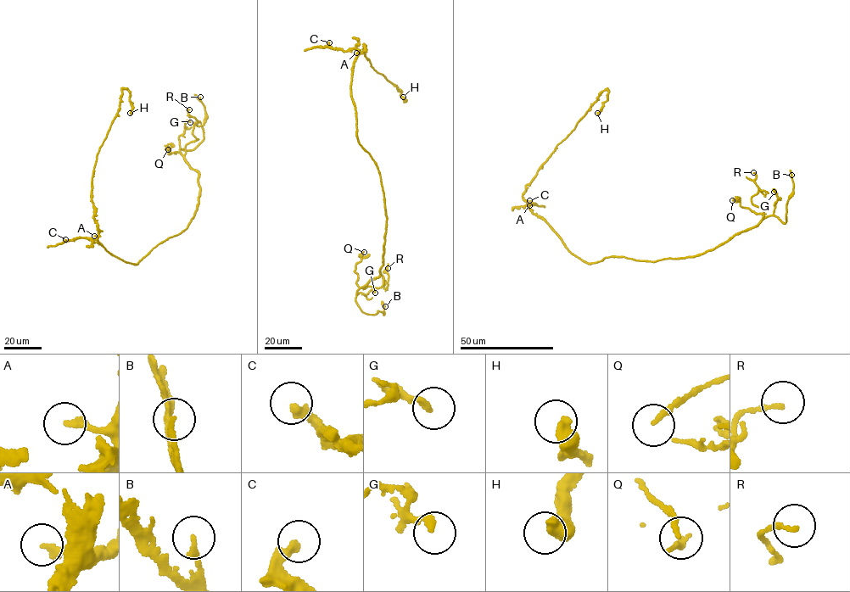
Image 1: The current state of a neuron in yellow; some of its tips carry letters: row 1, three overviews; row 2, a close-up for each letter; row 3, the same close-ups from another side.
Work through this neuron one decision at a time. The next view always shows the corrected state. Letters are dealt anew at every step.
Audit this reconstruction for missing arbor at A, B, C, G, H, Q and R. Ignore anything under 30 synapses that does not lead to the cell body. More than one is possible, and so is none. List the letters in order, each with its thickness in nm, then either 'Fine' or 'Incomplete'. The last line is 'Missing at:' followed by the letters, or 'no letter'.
A: Thickness 280 nm. Fine
B: Thickness 180 nm. Fine
C: Thickness 340 nm. Fine
G: Thickness 220 nm. Fine
H: Thickness 500 nm. Fine
Q: Thickness 140 nm. Fine
R: Thickness 180 nm. Fine
Missing at: no letter

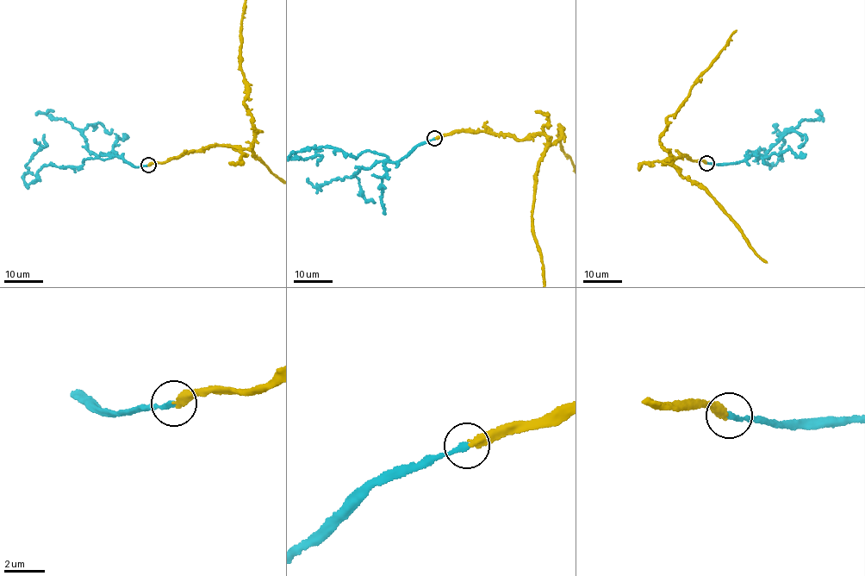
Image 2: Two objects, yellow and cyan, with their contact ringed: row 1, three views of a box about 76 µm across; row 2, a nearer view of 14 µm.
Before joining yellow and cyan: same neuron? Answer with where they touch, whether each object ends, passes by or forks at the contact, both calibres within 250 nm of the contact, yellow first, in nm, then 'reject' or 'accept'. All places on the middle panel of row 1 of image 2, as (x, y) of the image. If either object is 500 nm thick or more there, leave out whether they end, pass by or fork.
(434, 138) | yellow ends | cyan ends | 340/260 nm | accept

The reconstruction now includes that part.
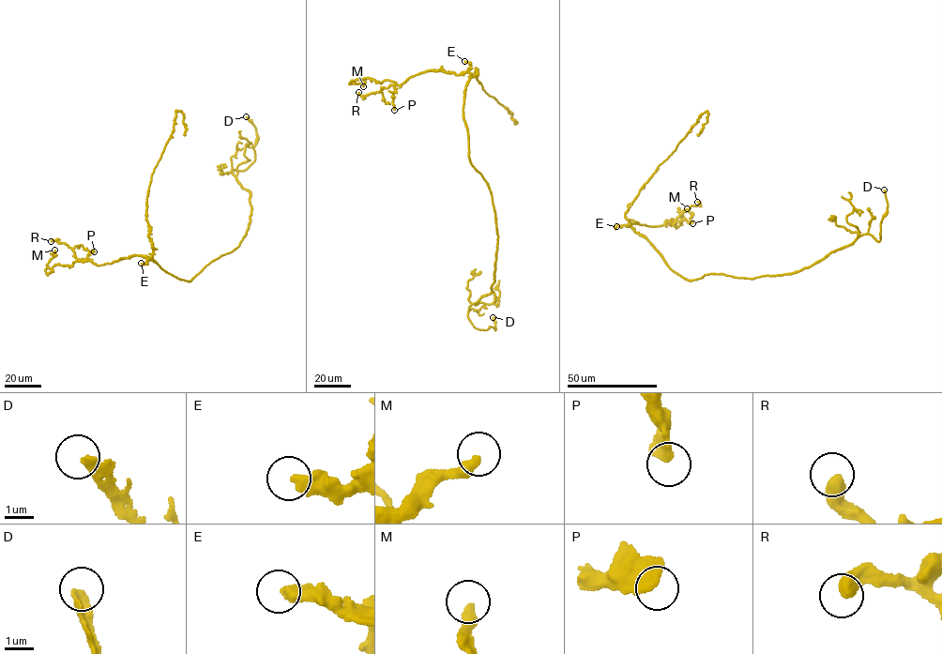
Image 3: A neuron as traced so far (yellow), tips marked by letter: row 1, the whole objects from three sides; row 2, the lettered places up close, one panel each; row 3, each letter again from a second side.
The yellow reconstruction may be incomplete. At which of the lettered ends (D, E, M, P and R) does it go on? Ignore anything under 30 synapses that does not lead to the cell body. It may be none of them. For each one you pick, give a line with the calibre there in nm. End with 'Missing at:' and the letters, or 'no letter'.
D: Thickness 320 nm
Missing at: D

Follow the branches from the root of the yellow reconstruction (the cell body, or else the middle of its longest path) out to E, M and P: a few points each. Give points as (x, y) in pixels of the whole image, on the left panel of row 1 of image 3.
E: (195, 276), (189, 281), (179, 279), (161, 269), (151, 256), (141, 263)
M: (195, 276), (180, 280), (151, 256), (135, 254), (98, 265), (55, 265), (46, 273), (54, 250)
P: (195, 276), (189, 281), (180, 280), (151, 256), (141, 255), (97, 265), (86, 260), (94, 251)

